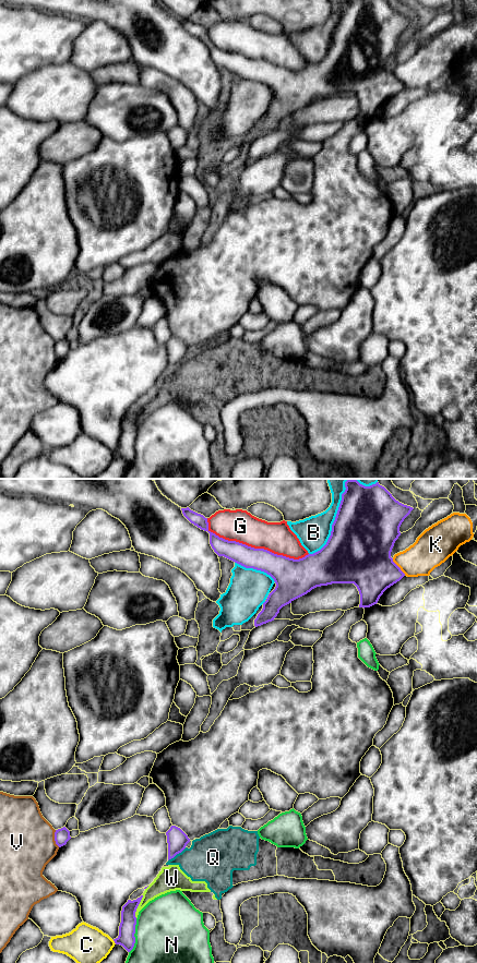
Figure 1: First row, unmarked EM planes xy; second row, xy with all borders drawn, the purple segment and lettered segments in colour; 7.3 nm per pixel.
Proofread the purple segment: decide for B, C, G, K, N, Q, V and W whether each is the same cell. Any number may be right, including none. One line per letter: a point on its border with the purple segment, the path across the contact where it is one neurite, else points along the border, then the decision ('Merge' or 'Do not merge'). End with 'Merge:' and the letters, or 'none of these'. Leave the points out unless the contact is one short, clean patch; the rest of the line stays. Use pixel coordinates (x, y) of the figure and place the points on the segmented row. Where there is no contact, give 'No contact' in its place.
B: Touches purple at xy (340, 505). Do not merge
C: Touches purple at xy (115, 942). Do not merge
G: Touches purple at xy (253, 548). Do not merge
K: Touches purple at xy (398, 567). Do not merge
N: Touches purple at xy (133, 936). Do not merge
Q: Touches purple at xy (177, 853). Boundary: xy (186, 847), (168, 861). Do not merge
V: Touches purple at xy (55, 839). Do not merge
W: Touches purple at xy (138, 905). Do not merge
Merge: none of these

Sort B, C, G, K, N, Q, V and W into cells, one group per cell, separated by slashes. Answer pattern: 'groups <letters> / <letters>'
groups B / C / G / K / N / Q W / V

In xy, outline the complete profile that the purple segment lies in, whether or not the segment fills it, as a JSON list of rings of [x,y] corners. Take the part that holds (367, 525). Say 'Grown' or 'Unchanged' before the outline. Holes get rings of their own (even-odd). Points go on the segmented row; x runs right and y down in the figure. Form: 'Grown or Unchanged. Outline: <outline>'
Unchanged. Outline: [[[347,480],[345,487],[326,544],[320,551],[299,559],[219,538],[208,530],[207,518],[189,507],[181,508],[183,516],[191,523],[210,533],[210,544],[218,556],[224,556],[246,568],[264,571],[274,579],[276,587],[254,619],[255,627],[274,621],[283,606],[312,589],[332,583],[354,583],[360,594],[359,607],[370,607],[378,603],[387,588],[405,576],[393,562],[391,552],[401,535],[402,522],[414,508],[396,501],[379,482],[365,486],[357,480]]]

